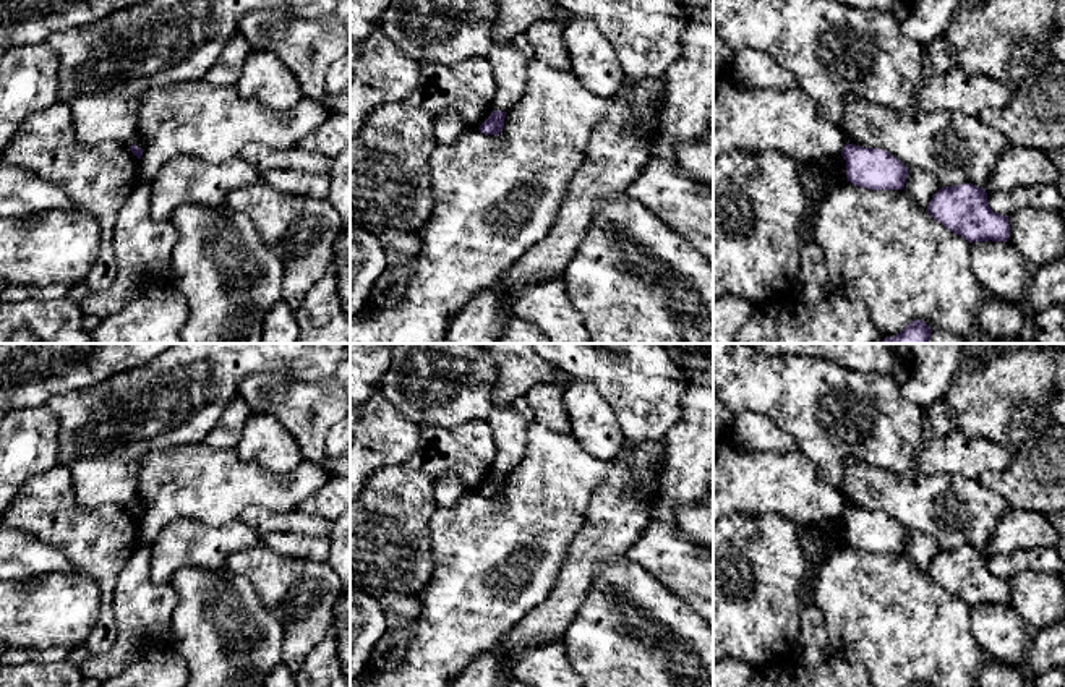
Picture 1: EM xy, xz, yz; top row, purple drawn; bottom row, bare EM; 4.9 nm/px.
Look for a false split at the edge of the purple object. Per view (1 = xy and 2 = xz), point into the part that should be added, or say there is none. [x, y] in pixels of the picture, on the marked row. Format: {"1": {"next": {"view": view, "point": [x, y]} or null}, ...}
{"1": {"next": null}, "2": {"next": null}}

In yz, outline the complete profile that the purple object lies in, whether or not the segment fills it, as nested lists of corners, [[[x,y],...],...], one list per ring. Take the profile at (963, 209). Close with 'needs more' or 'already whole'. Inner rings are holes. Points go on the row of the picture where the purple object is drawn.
[[[973,183],[942,186],[927,206],[929,214],[968,241],[1008,241],[1008,215],[994,212],[987,193]]] | already whole

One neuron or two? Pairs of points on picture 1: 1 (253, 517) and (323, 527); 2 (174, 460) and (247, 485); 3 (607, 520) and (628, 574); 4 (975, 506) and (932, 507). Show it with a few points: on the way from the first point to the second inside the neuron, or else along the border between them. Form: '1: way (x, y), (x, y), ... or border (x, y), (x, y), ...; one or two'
1: way (271, 520), (305, 520); one
2: way (192, 478), (208, 485), (229, 485); one
3: border (624, 554), (608, 561), (592, 580); two
4: way (965, 507), (942, 507); one

